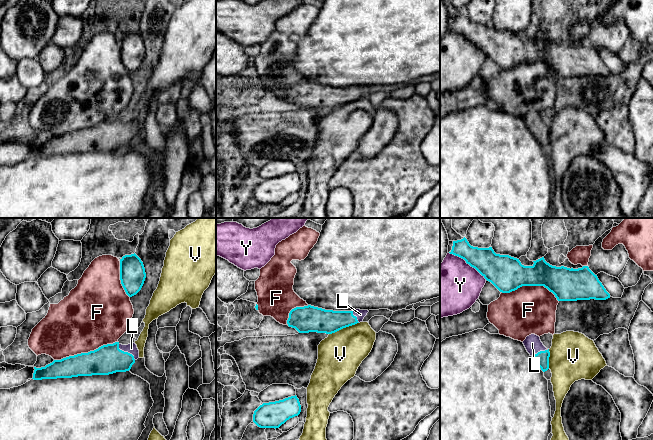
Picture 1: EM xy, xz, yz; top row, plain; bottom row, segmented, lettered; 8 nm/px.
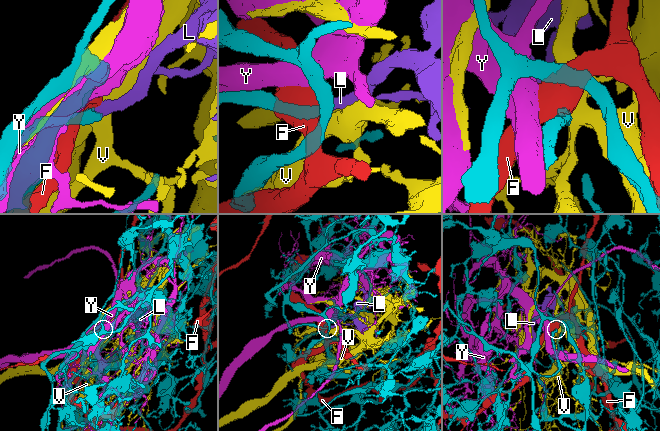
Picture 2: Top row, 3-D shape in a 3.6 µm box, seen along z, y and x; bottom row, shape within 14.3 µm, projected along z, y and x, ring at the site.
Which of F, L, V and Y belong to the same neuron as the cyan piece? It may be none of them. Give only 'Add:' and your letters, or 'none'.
Add: L

